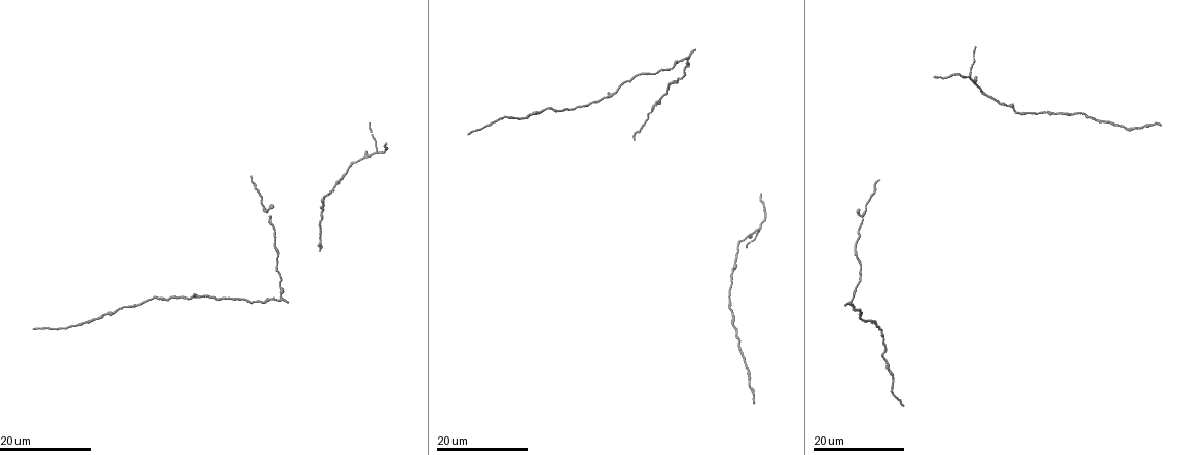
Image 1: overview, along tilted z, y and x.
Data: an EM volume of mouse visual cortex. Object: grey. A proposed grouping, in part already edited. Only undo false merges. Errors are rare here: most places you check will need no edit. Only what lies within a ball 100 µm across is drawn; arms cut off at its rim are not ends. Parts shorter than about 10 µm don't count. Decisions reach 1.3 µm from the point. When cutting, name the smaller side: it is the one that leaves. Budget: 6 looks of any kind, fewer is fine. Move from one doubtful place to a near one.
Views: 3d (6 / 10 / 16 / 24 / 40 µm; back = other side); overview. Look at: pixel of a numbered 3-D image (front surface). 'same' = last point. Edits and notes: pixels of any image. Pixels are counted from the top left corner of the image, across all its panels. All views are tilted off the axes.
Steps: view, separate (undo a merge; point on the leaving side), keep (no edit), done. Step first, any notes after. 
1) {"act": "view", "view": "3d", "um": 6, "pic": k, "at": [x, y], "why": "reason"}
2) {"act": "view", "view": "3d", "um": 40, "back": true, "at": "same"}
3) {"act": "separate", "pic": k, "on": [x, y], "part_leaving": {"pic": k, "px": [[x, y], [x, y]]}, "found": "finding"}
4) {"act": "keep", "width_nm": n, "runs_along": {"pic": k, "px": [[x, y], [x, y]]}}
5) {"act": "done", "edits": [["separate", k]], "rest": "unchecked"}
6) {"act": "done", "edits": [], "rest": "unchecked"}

{"act": "view", "view": "3d", "um": 24, "pic": 1, "at": [336, 185], "why": "two arms in line, one across"}

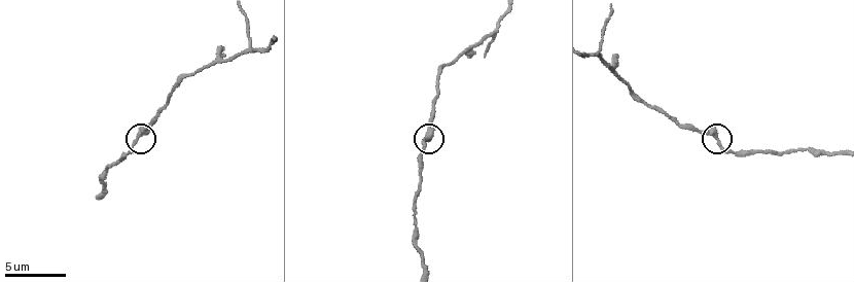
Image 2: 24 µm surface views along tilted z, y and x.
{"act": "view", "view": "3d", "um": 10, "pic": 2, "at": [135, 140]}

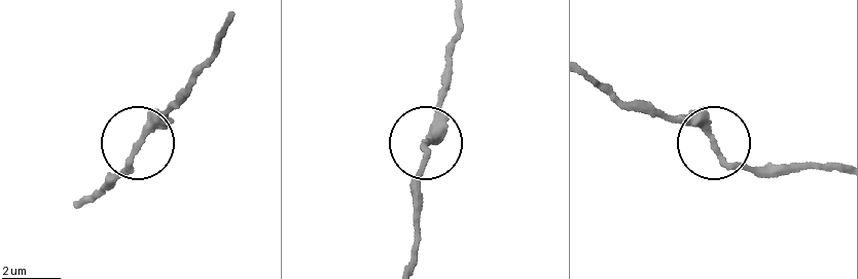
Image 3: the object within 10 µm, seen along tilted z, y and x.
{"act": "view", "view": "3d", "um": 10, "back": true, "pic": 3, "at": [710, 136]}

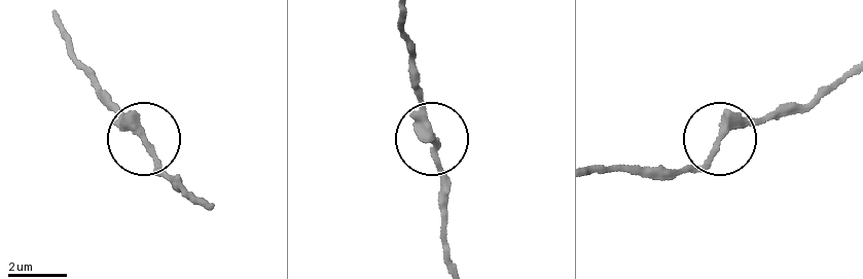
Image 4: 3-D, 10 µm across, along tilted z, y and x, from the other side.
{"act": "keep", "found": "continuous, no second neuron"}

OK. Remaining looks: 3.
{"act": "view", "view": "3d", "um": 16, "pic": 2, "at": [179, 75]}

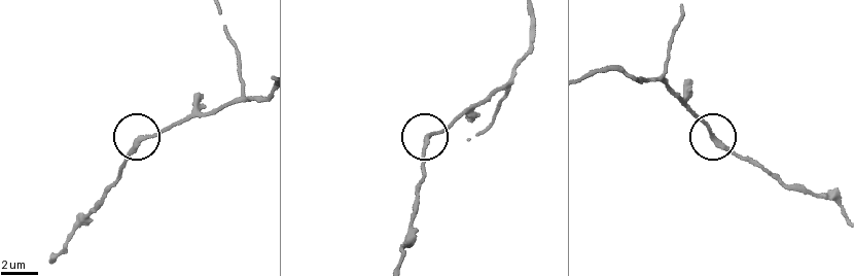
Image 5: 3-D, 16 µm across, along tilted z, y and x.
{"act": "keep", "found": "all the same neuron"}

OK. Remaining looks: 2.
{"act": "done", "edits": [], "rest": "unchecked"}

